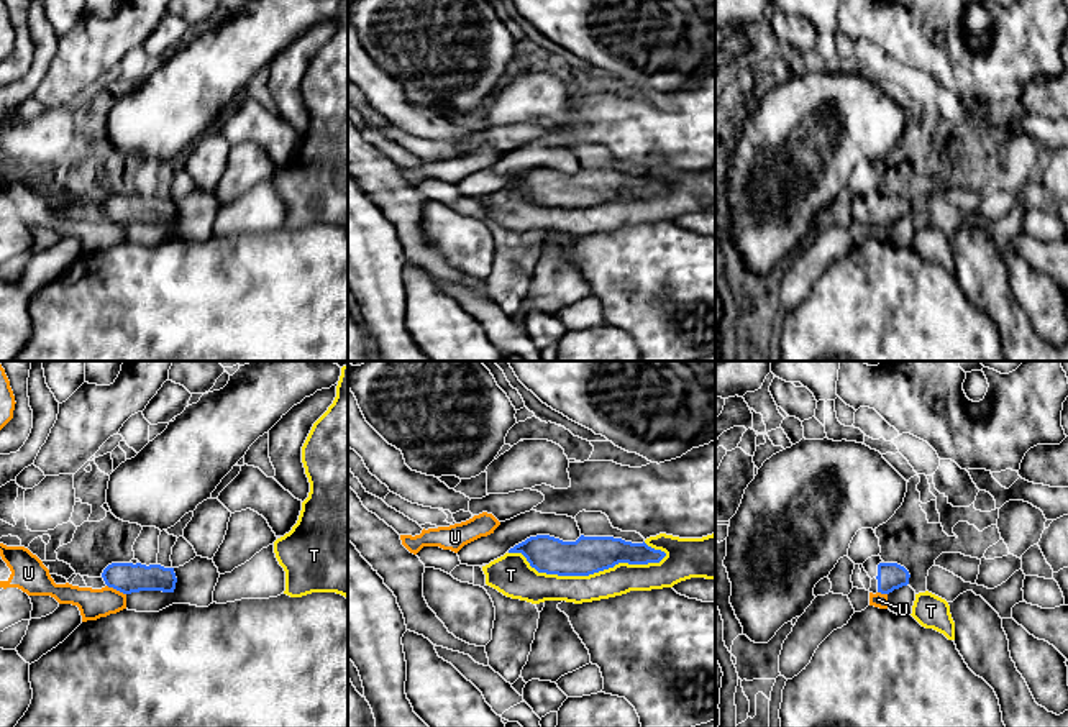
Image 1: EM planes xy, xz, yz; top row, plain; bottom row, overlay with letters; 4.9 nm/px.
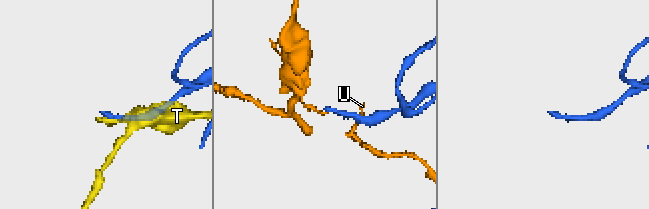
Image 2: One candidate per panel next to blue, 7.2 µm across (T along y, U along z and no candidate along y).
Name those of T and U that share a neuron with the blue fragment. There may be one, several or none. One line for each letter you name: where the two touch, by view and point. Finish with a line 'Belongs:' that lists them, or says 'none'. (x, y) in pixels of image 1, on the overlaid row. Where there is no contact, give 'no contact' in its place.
Belongs: none

